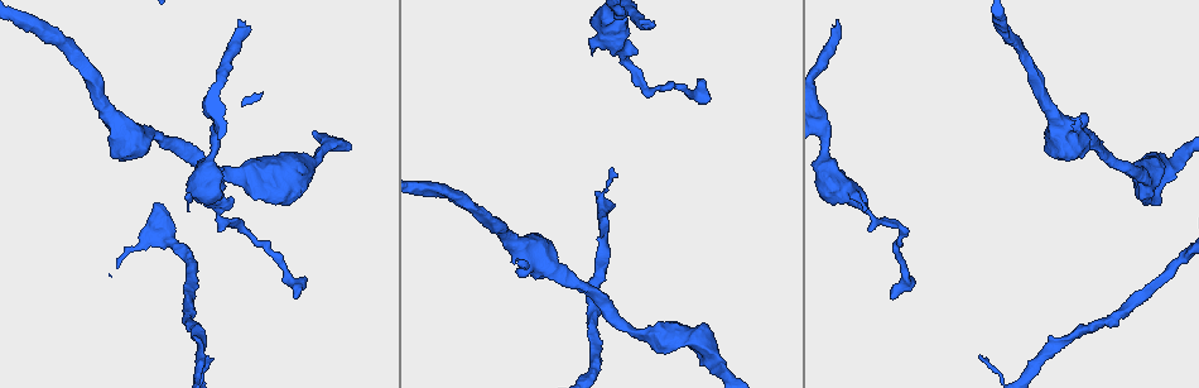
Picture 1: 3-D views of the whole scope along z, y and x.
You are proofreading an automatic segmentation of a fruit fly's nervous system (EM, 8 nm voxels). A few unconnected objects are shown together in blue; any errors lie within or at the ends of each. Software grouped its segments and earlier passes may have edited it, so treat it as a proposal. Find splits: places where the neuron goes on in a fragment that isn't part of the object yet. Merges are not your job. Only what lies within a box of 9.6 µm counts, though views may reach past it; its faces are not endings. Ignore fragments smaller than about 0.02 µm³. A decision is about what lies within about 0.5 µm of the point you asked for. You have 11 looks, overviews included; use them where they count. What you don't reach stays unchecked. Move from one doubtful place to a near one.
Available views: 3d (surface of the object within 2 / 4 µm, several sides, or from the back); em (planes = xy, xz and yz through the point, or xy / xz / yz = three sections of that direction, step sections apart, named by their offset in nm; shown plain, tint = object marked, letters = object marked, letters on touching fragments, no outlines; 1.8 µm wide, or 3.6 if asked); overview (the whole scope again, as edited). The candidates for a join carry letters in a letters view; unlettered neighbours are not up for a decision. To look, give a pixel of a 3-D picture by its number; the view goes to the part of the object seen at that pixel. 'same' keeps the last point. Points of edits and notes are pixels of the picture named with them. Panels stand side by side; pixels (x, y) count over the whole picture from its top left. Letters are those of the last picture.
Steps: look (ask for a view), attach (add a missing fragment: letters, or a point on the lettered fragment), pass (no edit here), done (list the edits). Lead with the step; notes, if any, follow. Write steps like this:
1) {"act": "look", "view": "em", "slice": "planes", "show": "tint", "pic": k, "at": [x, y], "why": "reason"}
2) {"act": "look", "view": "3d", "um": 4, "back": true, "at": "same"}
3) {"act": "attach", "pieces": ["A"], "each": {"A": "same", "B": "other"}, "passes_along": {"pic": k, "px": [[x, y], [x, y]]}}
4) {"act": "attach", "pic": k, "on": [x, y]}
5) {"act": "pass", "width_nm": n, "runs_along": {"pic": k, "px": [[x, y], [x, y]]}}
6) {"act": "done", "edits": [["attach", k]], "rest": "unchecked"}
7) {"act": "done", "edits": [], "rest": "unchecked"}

{"act": "look", "view": "em", "slice": "planes", "show": "letters", "pic": 1, "at": [862, 210], "why": "stops while still wide"}

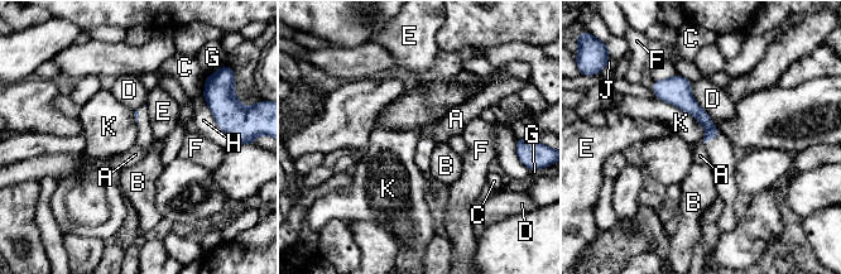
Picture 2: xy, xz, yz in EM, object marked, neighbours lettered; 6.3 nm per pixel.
{"act": "pass", "each": {"A": "other", "B": "other", "C": "other", "D": "other", "E": "other", "F": "other", "G": "other", "H": "other", "J": "other", "K": "other"}, "border": {"pic": 2, "px": [[658, 99], [681, 107], [697, 119]]}, "found": "no lettered fragment goes on from it"}

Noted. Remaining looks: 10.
{"act": "look", "view": "em", "slice": "planes", "show": "letters", "pic": 1, "at": [697, 82]}

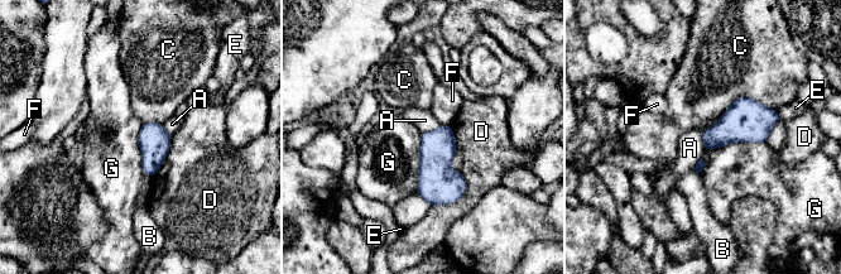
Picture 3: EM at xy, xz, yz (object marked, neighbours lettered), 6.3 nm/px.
{"act": "pass", "each": {"A": "other", "B": "other", "C": "other", "D": "other", "E": "other", "F": "other", "G": "other"}, "border": {"pic": 3, "px": [[767, 142], [730, 142], [705, 152]]}, "found": "none of them fits"}

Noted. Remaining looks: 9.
{"act": "look", "view": "3d", "um": 4, "back": true, "pic": 1, "at": [834, 26], "why": "end of a long branch"}

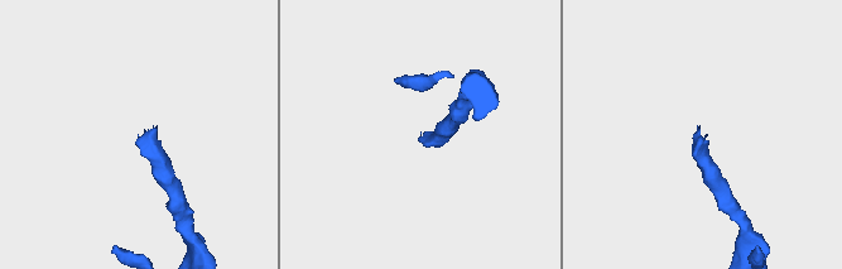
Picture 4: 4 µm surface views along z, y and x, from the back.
{"act": "look", "view": "em", "slice": "planes", "show": "letters", "pic": 4, "at": [140, 137], "why": "now the EM"}

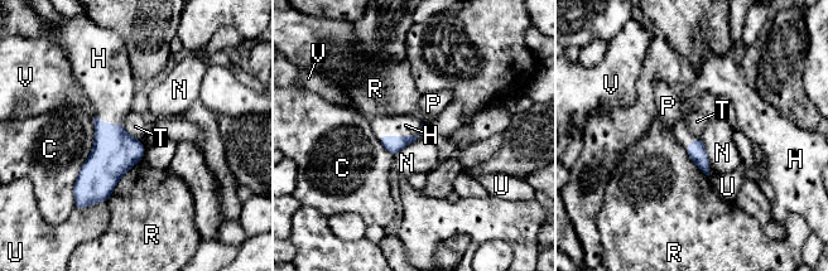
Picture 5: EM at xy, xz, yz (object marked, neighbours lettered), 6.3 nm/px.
{"act": "attach", "pieces": ["H"], "each": {"C": "other", "H": "same", "N": "other", "P": "other", "R": "other", "T": "other", "U": "other", "V": "other"}, "passes_along": {"pic": 5, "px": [[393, 144], [398, 136], [405, 125]]}, "found": "it goes on there"}

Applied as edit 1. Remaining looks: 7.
{"act": "look", "view": "em", "slice": "xz", "step": 4, "show": "tint", "pic": 1, "at": [245, 175], "why": "thick turns thin"}

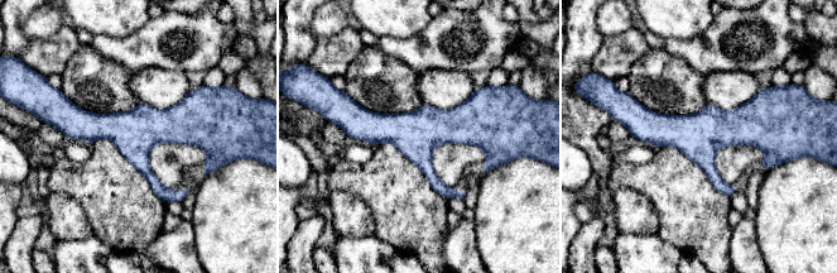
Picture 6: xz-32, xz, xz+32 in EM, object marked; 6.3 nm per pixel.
{"act": "look", "view": "em", "slice": "planes", "show": "letters", "at": "same"}

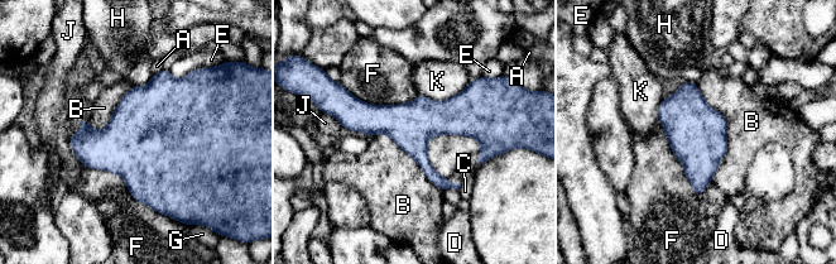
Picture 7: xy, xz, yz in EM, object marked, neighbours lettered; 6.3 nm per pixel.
{"act": "pass", "each": {"A": "other", "B": "other", "C": "other", "D": "other", "E": "other", "F": "other", "G": "other", "H": "other", "J": "other", "K": "other"}, "runs_along": {"pic": 7, "px": [[341, 113], [490, 125]]}, "found": "none of them fits"}

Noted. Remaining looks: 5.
{"act": "done", "edits": [["attach", 5]], "rest": "unchecked"}

